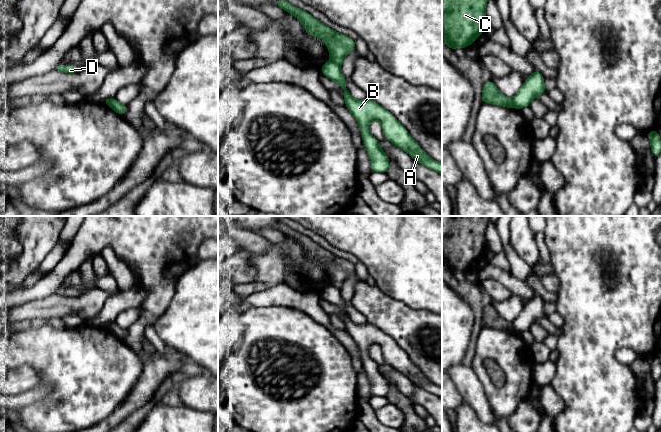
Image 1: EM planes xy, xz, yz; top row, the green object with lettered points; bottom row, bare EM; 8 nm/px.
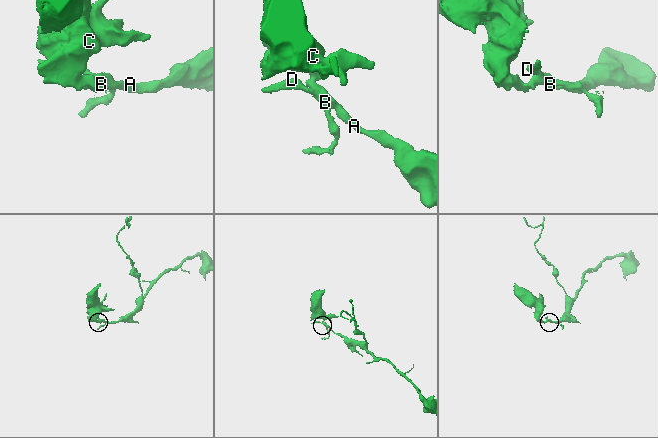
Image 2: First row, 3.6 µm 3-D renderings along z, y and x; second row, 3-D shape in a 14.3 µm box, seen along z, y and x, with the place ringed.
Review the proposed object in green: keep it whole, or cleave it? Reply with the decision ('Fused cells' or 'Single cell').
Fused cells

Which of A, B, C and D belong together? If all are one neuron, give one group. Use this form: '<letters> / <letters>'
A B D / C

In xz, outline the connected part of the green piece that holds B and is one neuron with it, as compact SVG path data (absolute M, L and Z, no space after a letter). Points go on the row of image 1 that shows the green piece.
M329 61L320 68L324 76L336 81L342 87L347 109L356 118L360 126L363 144L371 159L372 172L387 173L389 167L388 156L379 147L379 141L368 130L368 124L371 120L379 120L388 141L408 152L414 161L442 175L442 163L431 159L390 112L369 98L359 101L350 95L340 65Z

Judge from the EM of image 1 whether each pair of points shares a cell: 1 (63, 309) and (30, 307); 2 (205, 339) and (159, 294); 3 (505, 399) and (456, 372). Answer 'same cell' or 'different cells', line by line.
1: same cell
2: different cells
3: different cells

